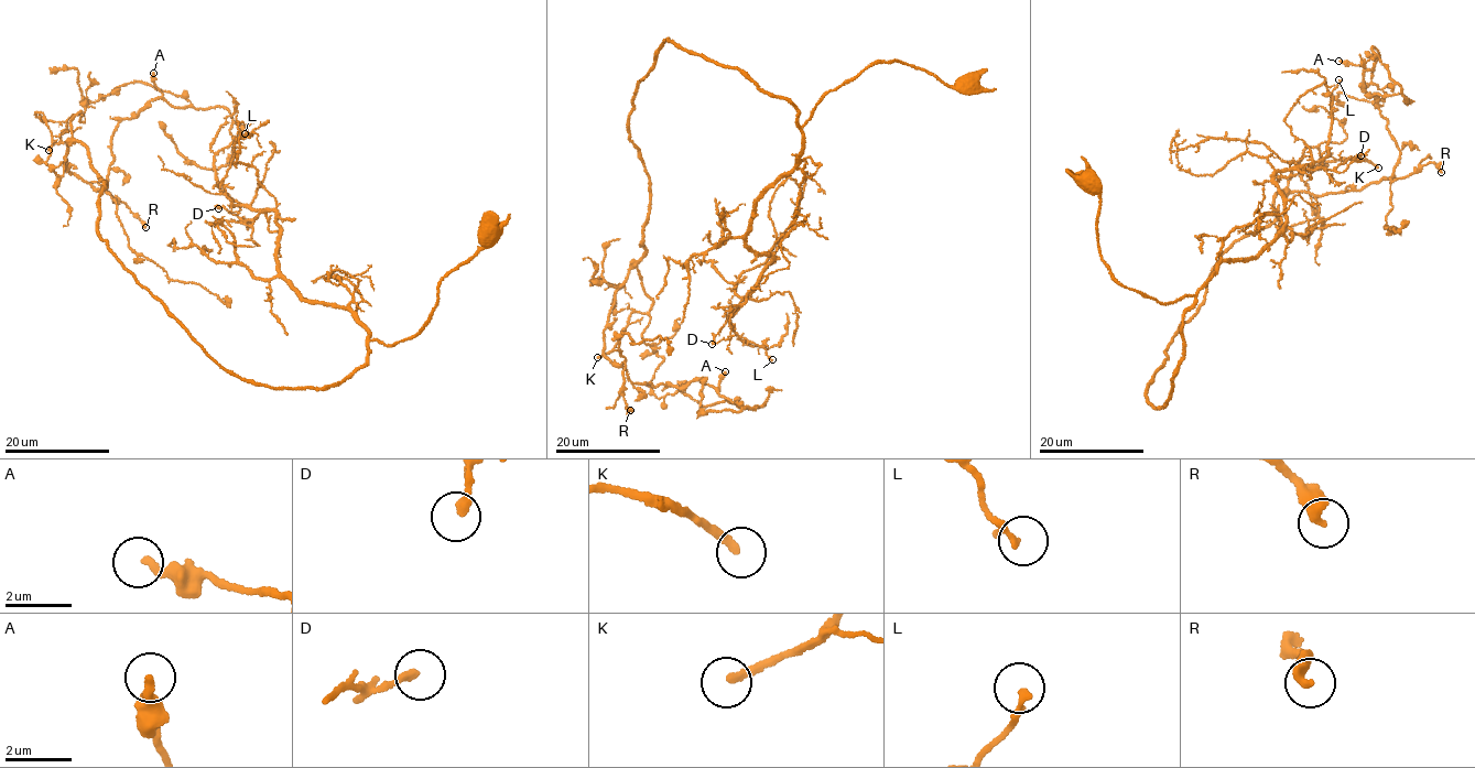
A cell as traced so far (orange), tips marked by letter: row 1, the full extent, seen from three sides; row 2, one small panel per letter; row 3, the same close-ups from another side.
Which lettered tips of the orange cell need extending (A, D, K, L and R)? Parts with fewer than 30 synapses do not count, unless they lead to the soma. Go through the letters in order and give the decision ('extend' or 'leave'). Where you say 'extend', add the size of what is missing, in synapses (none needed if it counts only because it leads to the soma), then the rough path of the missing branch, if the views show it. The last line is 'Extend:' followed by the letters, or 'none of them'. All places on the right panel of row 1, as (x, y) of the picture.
A: leave
D: leave
K: extend; about 50 synapses; missing branch runs (1378, 168), (1407, 171), (1422, 152), (1411, 151), (1409, 155), (1418, 174), (1445, 197), (1440, 203), (1420, 196)
L: leave
R: leave
Extend: K

